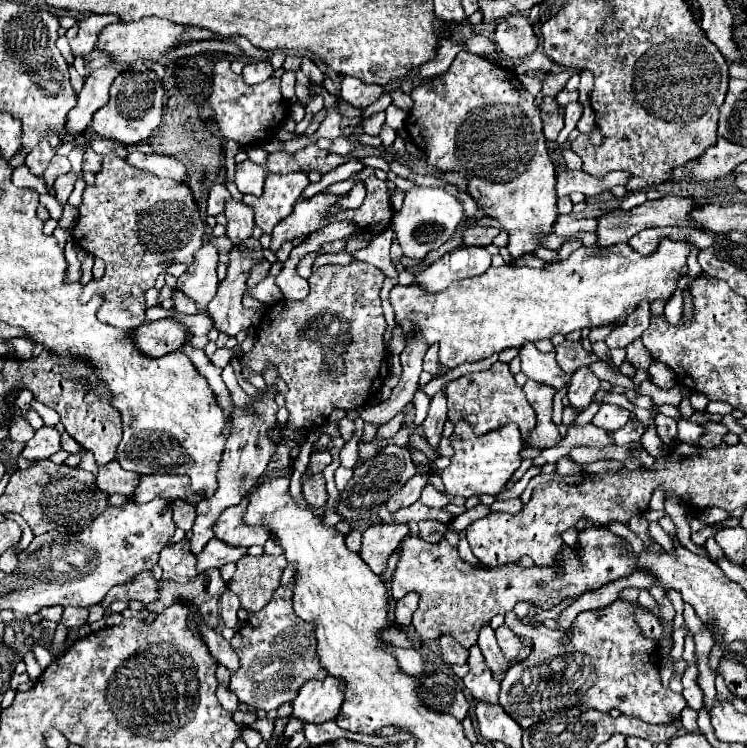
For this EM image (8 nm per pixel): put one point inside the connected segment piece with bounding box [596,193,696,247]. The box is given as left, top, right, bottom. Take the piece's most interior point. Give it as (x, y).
(618, 226)

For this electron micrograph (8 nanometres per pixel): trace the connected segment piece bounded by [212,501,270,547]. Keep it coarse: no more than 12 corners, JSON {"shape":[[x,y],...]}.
{"shape":[[244,501],[228,507],[212,527],[232,547],[264,545],[260,527],[244,527]]}

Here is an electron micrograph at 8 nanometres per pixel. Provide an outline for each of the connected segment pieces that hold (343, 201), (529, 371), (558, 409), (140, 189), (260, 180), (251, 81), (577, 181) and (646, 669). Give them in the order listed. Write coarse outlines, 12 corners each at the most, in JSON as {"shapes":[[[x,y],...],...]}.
{"shapes":[[[356,183],[328,211],[332,215],[358,209],[366,197],[364,183]],[[534,343],[520,347],[522,371],[530,379],[562,389],[570,375],[560,371],[554,353]],[[568,387],[554,396],[552,420],[556,425],[562,423],[564,408],[562,399]],[[110,153],[72,235],[106,263],[98,319],[144,323],[144,291],[192,263],[204,223],[186,183]],[[250,159],[236,165],[240,193],[260,197],[266,169]],[[250,61],[242,77],[256,85],[272,75],[270,61]],[[566,169],[556,177],[556,195],[580,192],[595,196],[606,189],[582,170]],[[632,603],[582,611],[568,631],[506,625],[534,641],[500,683],[528,729],[620,709],[670,723]]]}

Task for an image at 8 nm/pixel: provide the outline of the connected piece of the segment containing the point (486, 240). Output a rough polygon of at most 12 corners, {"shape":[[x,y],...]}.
{"shape":[[468,227],[464,245],[490,245],[498,227]]}

